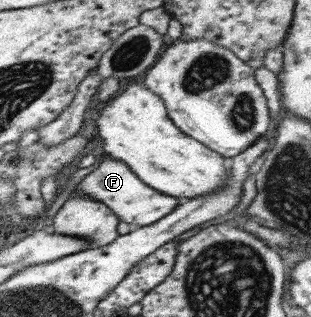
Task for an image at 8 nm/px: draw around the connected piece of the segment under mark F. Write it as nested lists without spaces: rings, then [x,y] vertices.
[[[109,156],[105,162],[98,162],[98,167],[85,175],[73,191],[107,204],[111,210],[115,210],[115,214],[122,222],[134,224],[140,228],[155,225],[159,220],[172,214],[175,207],[181,202],[179,198],[167,196],[167,194],[151,188],[131,170],[126,162],[115,160]]]

